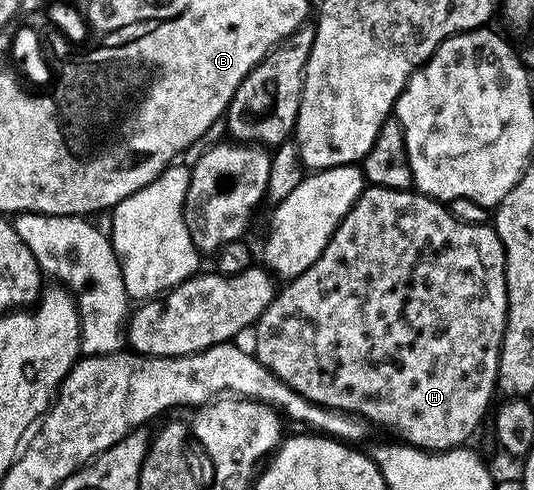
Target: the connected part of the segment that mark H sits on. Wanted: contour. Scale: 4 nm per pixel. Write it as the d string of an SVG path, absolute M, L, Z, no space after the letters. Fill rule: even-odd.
M366 187L355 206L343 218L335 234L327 242L323 254L303 274L292 277L286 288L282 287L273 297L271 306L263 310L255 325L257 337L251 345L259 362L271 370L291 390L303 394L311 402L325 408L359 416L370 425L378 424L394 432L398 441L423 448L427 452L446 452L449 448L462 447L473 436L481 419L490 411L489 399L497 388L497 367L507 318L507 286L505 285L505 247L497 237L496 228L488 223L468 224L455 218L442 201L432 200L416 190L391 190L390 188Z

